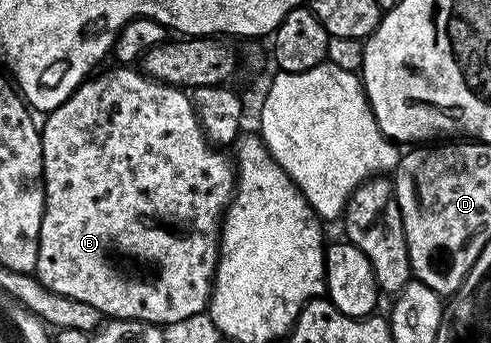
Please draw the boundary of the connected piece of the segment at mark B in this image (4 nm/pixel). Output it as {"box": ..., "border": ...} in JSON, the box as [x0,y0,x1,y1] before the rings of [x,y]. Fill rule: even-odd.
{"box":[34,67,236,327],"border":[[[134,67],[114,68],[118,69],[110,69],[107,73],[99,72],[97,75],[91,76],[89,79],[83,81],[82,86],[71,97],[64,99],[64,103],[60,103],[60,107],[56,107],[50,113],[45,114],[44,120],[41,122],[44,215],[40,219],[40,251],[36,259],[34,273],[38,281],[44,283],[44,287],[48,287],[60,295],[68,295],[68,299],[80,299],[84,303],[92,303],[92,307],[96,307],[96,311],[100,311],[103,318],[117,319],[120,321],[146,321],[150,325],[165,327],[172,323],[177,323],[182,319],[188,319],[189,316],[194,316],[197,313],[207,312],[210,304],[210,290],[214,287],[214,266],[218,264],[218,255],[220,252],[220,218],[225,214],[226,207],[229,205],[231,197],[234,196],[236,169],[232,164],[231,158],[229,161],[222,154],[225,152],[221,148],[215,147],[211,142],[207,141],[206,132],[202,129],[202,125],[198,121],[198,116],[194,110],[194,102],[191,94],[185,88],[179,88],[177,85],[166,85],[164,82],[157,81],[155,78],[147,77],[144,72]]]}

